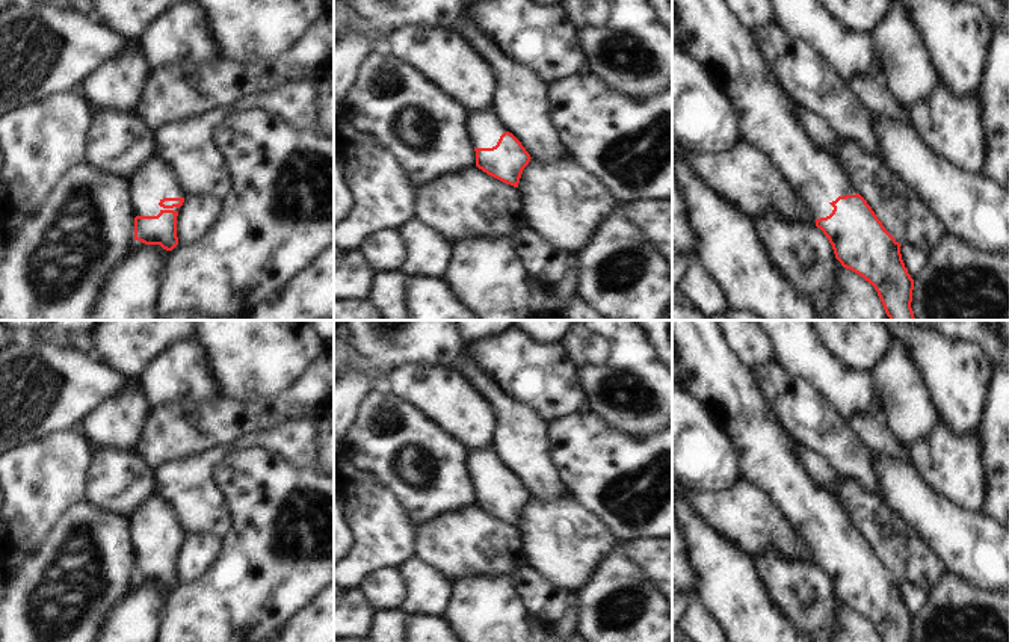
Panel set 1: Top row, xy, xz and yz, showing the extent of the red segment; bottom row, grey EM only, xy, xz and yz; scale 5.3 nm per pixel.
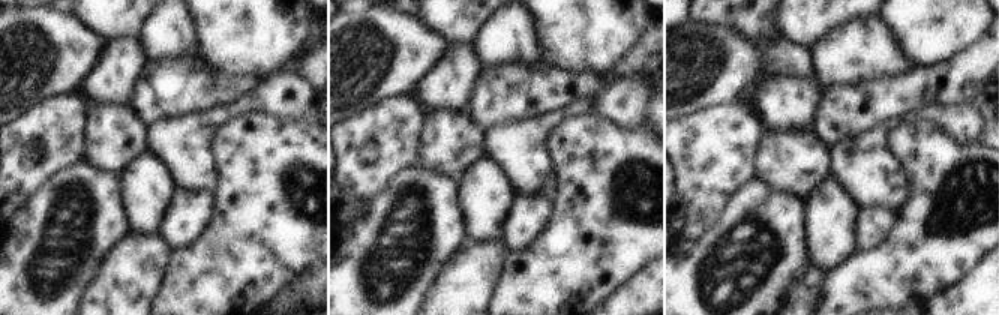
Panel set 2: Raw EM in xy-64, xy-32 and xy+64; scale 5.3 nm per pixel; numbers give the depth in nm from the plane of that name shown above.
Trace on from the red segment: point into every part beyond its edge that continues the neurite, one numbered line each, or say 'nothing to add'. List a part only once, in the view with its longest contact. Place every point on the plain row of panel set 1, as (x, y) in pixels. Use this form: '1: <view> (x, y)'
1: xy (154, 518)

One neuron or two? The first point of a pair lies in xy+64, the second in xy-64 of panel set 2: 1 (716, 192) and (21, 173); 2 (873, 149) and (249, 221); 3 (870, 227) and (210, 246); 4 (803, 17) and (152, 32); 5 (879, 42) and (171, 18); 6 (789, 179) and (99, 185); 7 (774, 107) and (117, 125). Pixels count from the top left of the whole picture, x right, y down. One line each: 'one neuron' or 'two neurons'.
1: one neuron
2: two neurons
3: two neurons
4: two neurons
5: one neuron
6: two neurons
7: two neurons

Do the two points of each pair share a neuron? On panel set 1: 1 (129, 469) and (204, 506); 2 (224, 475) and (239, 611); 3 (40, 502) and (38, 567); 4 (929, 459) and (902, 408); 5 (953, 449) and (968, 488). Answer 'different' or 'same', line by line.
1: different
2: same
3: different
4: different
5: same

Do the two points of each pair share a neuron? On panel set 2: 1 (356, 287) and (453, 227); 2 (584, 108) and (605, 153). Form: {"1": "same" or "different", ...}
{"1": "same", "2": "different"}

